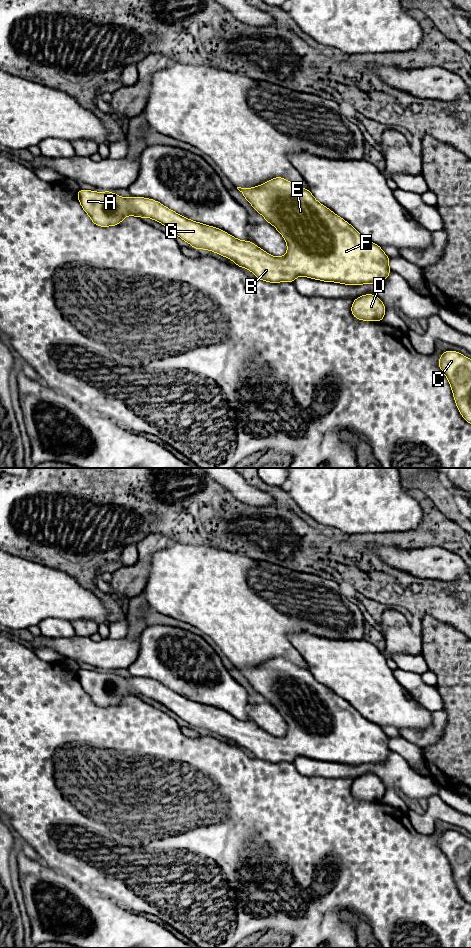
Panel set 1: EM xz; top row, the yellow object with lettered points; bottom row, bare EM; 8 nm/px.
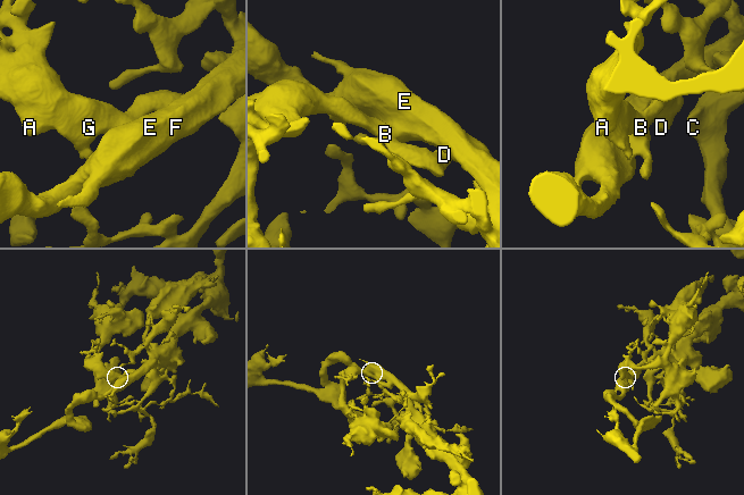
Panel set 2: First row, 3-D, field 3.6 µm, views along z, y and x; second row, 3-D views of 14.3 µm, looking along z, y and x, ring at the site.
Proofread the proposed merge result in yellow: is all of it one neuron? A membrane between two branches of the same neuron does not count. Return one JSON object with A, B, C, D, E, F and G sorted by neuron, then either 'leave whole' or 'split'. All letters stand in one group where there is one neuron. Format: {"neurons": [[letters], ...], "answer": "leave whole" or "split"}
{"neurons": [["A", "B", "C", "D", "E", "F", "G"]], "answer": "leave whole"}

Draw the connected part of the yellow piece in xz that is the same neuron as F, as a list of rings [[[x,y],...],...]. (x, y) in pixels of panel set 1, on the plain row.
[[[275,657],[260,666],[255,666],[253,668],[237,667],[237,669],[252,685],[254,690],[260,693],[265,698],[266,702],[272,704],[284,717],[287,723],[287,733],[284,736],[271,736],[252,721],[239,720],[219,708],[190,700],[150,678],[134,676],[124,678],[111,671],[96,672],[83,669],[80,669],[76,675],[83,690],[97,706],[109,707],[119,705],[126,696],[151,698],[166,706],[183,721],[189,723],[193,728],[197,730],[206,729],[231,739],[235,745],[250,750],[257,759],[265,762],[274,764],[279,762],[293,763],[298,756],[303,756],[321,760],[323,762],[362,765],[379,764],[388,758],[391,752],[389,748],[390,737],[383,732],[381,726],[368,721],[351,704],[318,682],[307,668],[302,668],[283,657]]]

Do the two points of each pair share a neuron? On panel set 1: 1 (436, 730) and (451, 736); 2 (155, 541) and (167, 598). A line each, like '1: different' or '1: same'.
1: different
2: different

